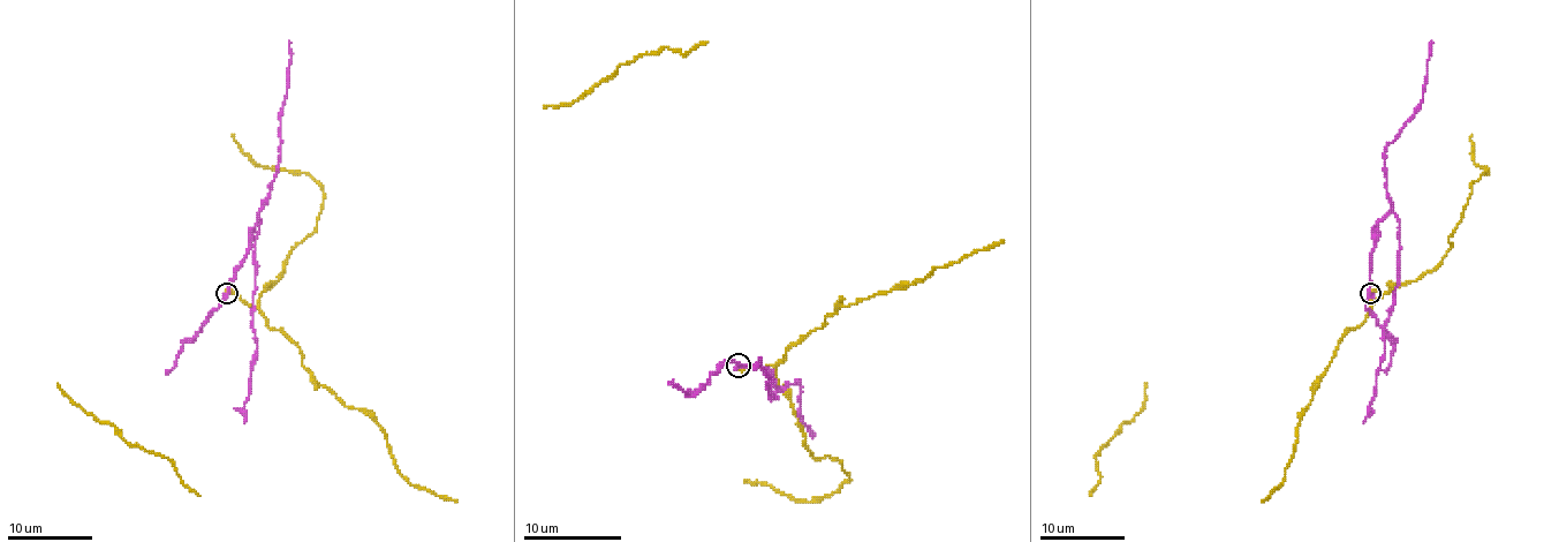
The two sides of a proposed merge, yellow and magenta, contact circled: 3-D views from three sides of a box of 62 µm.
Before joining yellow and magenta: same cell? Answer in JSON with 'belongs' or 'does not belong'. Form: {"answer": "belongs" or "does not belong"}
{"answer": "does not belong"}

